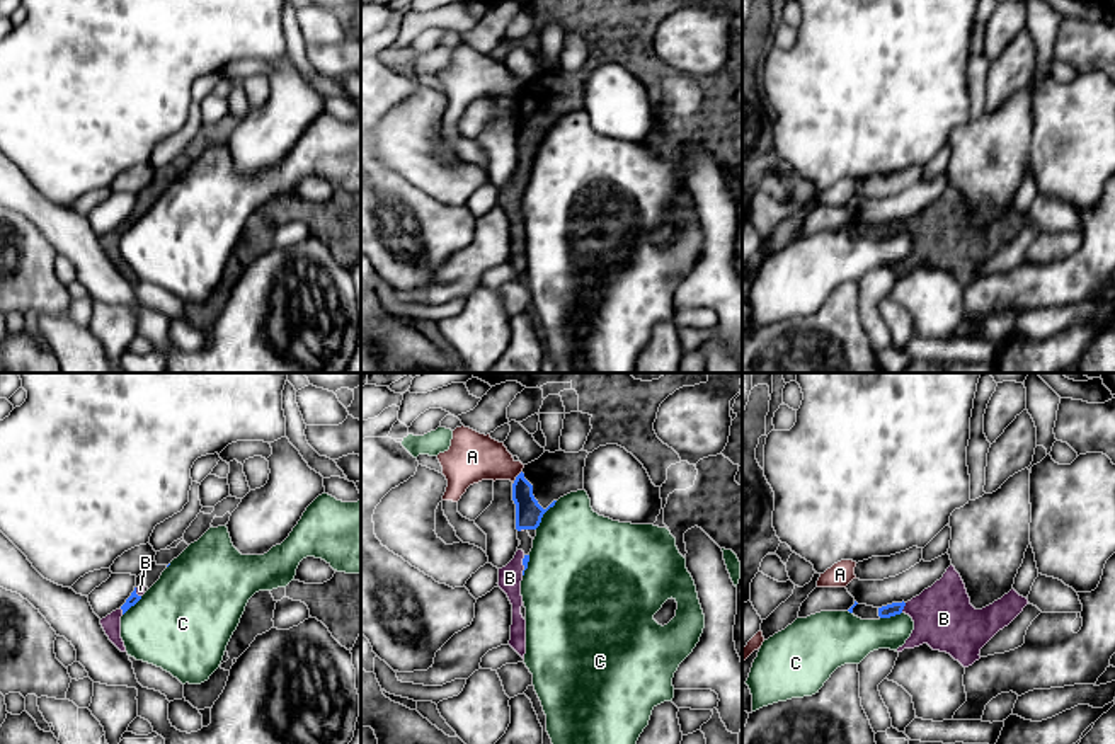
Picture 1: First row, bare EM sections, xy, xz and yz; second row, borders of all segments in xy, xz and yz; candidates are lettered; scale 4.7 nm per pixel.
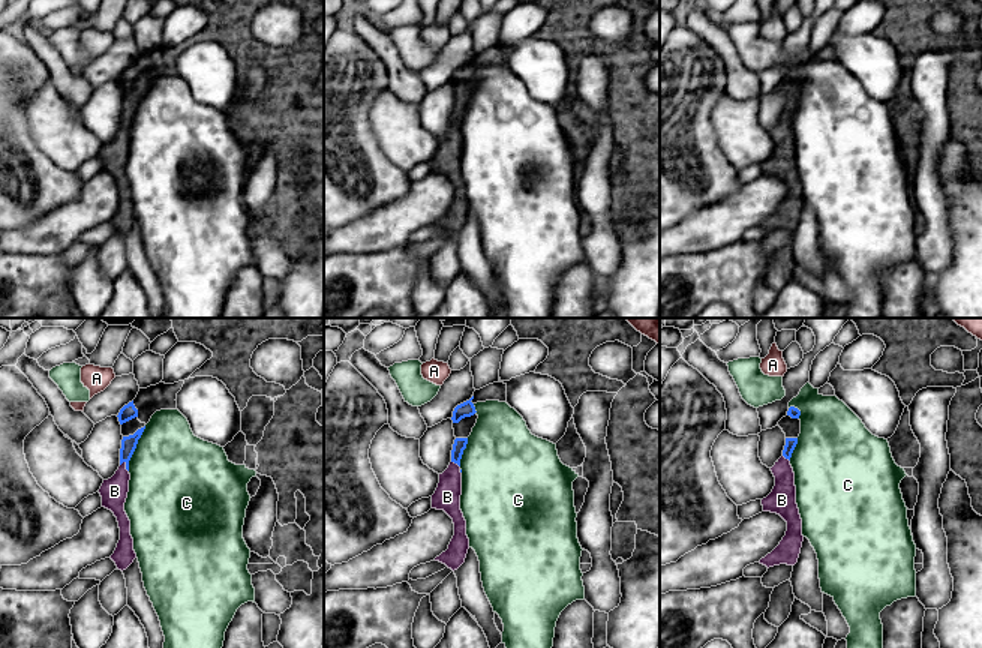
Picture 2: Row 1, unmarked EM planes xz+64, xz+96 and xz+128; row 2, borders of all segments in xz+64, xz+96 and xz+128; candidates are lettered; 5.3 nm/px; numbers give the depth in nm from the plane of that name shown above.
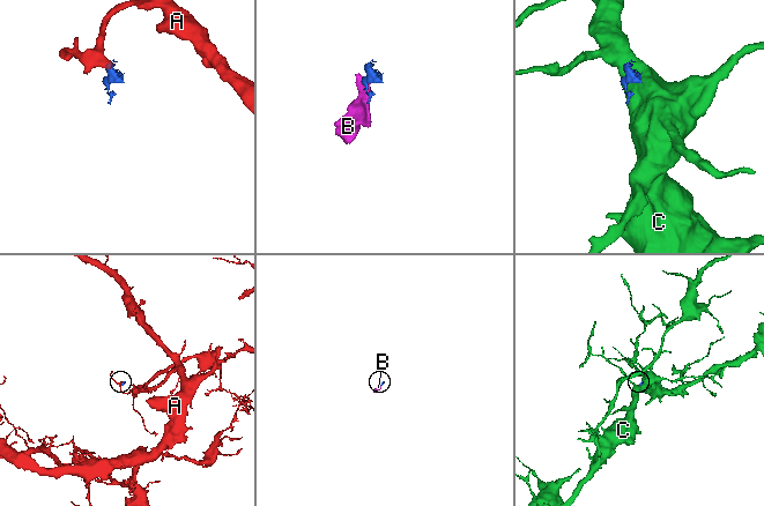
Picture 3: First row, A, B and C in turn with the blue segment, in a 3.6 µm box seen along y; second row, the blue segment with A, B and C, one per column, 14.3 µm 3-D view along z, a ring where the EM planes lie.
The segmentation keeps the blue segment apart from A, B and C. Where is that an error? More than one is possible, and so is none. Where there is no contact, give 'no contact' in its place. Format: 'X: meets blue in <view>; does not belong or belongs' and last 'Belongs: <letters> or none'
A: meets blue in xz; does not belong
B: meets blue in yz; belongs
C: meets blue in xz; does not belong
Belongs: B

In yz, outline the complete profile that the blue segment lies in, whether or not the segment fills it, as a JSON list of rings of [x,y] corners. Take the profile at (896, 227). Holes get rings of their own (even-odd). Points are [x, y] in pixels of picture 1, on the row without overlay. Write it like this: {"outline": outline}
{"outline": [[[953,184],[943,196],[907,221],[878,226],[880,237],[906,232],[914,249],[897,271],[928,262],[933,269],[946,271],[963,286],[981,278],[981,267],[1008,245],[1028,223],[1015,208],[992,223],[975,228],[965,203]]]}

